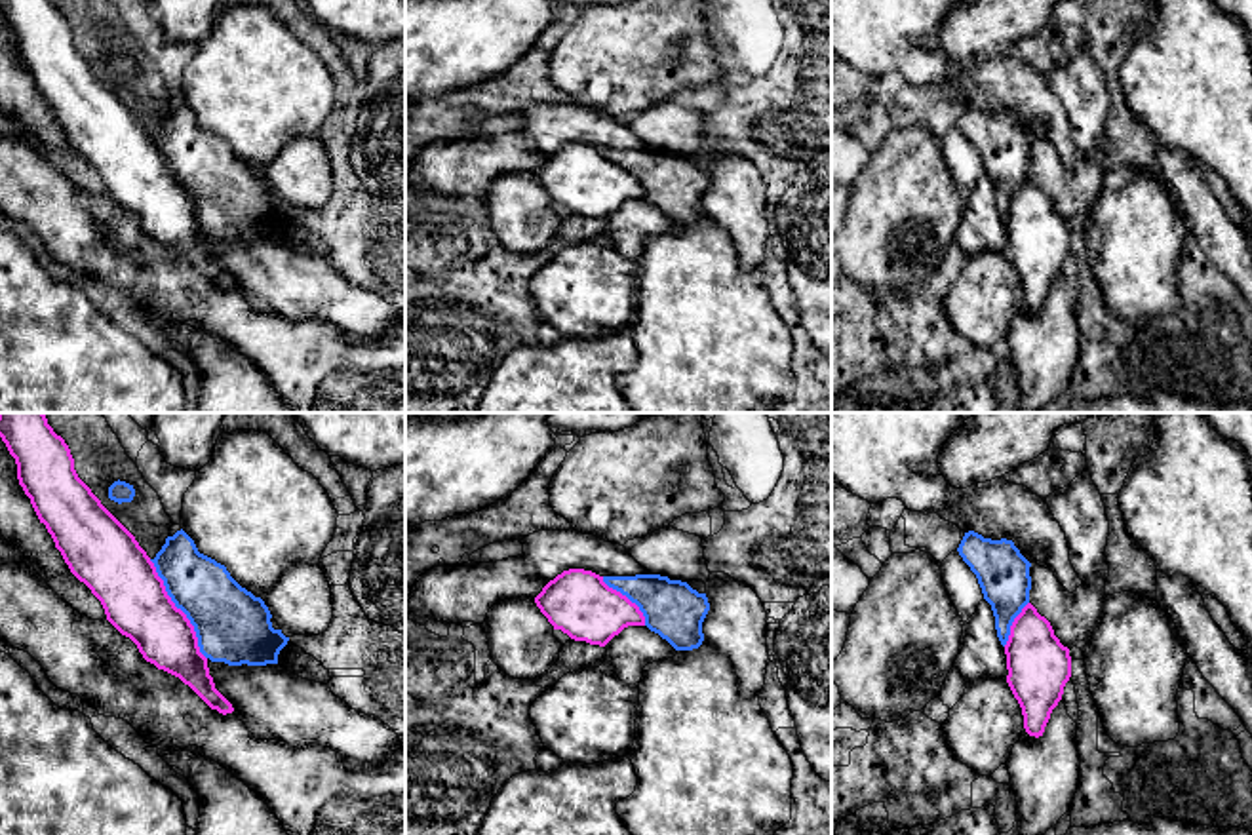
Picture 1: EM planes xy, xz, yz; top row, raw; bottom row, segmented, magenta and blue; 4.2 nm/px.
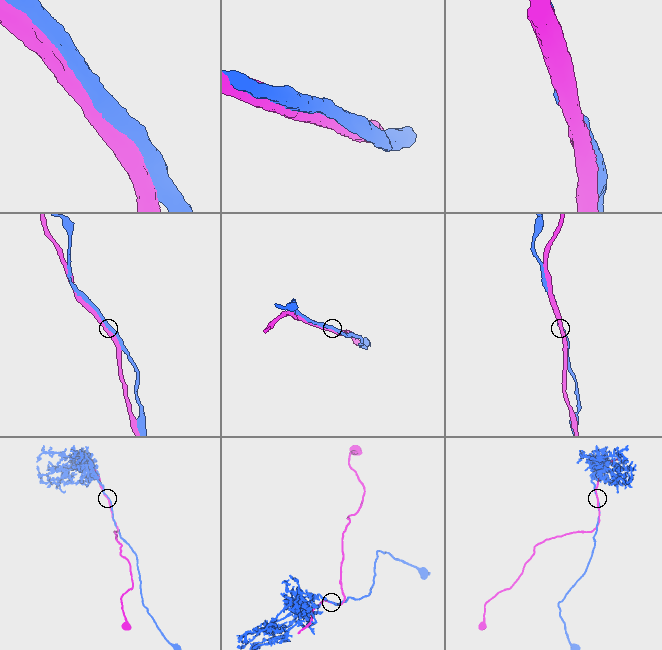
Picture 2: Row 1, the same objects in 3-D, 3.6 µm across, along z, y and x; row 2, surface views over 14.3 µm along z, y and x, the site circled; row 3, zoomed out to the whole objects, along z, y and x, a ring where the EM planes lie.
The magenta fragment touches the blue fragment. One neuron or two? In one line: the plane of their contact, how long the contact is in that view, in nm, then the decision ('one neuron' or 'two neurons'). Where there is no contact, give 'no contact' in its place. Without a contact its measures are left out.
contact in xy; length 480 nm; two neurons

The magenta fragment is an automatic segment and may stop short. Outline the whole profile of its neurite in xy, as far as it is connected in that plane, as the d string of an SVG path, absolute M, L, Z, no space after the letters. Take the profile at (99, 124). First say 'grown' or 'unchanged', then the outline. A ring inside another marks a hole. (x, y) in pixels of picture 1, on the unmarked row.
unchanged; M0 0L0 11L15 32L19 59L40 97L46 99L70 146L101 175L107 194L137 219L147 236L179 251L211 283L232 287L232 278L215 262L194 200L167 169L164 154L135 110L78 51L65 13L51 0Z

